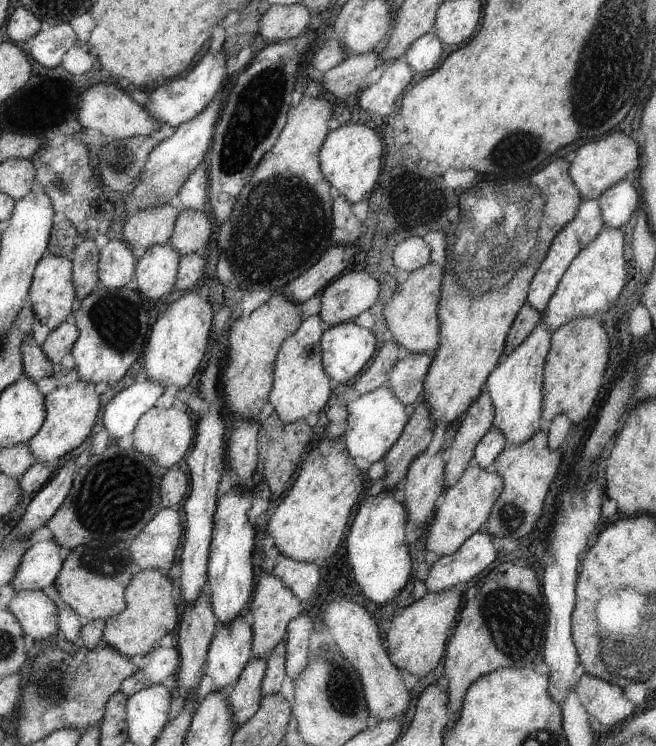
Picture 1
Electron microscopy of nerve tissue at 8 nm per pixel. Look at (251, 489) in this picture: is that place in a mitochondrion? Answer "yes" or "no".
no

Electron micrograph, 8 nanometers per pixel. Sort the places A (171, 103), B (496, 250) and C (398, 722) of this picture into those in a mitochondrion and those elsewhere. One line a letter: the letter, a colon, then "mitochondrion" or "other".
A: other
B: mitochondrion
C: other

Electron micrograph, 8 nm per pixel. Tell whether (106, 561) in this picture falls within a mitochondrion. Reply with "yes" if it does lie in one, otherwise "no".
yes

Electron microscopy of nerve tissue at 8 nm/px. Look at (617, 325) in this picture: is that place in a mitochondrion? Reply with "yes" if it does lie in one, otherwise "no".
no

